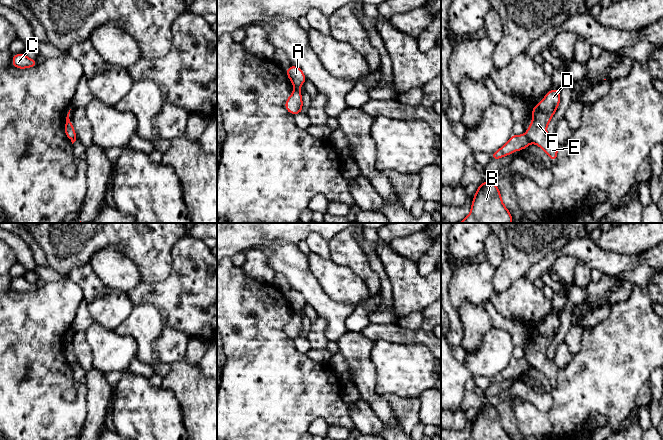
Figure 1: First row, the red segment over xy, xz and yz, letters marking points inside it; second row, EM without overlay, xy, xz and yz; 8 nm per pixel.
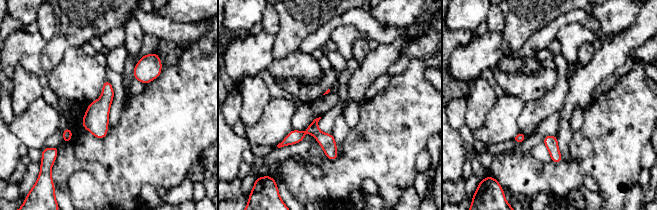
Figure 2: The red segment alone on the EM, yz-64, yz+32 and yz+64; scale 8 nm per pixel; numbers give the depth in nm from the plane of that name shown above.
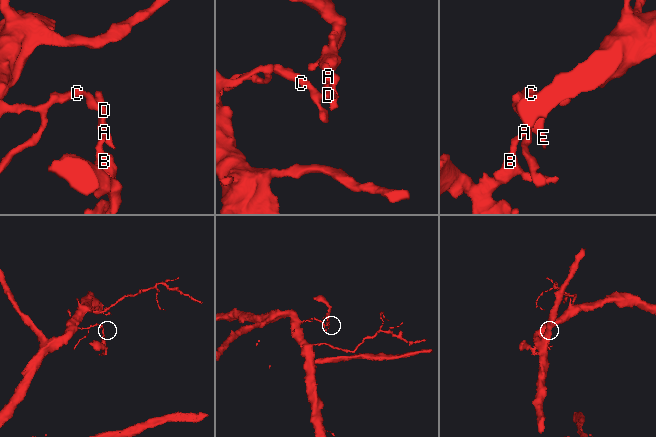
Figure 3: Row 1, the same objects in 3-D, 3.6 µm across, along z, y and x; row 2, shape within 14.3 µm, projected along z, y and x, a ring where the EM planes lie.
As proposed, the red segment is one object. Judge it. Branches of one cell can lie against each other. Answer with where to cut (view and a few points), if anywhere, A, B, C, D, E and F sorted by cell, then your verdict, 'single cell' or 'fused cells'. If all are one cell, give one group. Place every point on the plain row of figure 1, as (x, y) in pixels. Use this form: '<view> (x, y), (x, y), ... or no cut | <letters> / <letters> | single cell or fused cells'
yz (525, 358), (530, 365) | A B / C D E F | fused cells

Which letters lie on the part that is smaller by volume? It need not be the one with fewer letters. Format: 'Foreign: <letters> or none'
Foreign: A, B

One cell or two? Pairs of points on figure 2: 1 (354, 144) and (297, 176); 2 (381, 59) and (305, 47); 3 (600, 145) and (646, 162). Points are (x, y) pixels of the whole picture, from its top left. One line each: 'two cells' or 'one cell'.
1: one cell
2: two cells
3: two cells

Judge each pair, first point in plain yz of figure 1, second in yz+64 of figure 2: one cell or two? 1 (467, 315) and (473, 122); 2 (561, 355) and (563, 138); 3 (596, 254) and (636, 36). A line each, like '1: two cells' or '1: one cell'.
1: one cell
2: one cell
3: two cells

